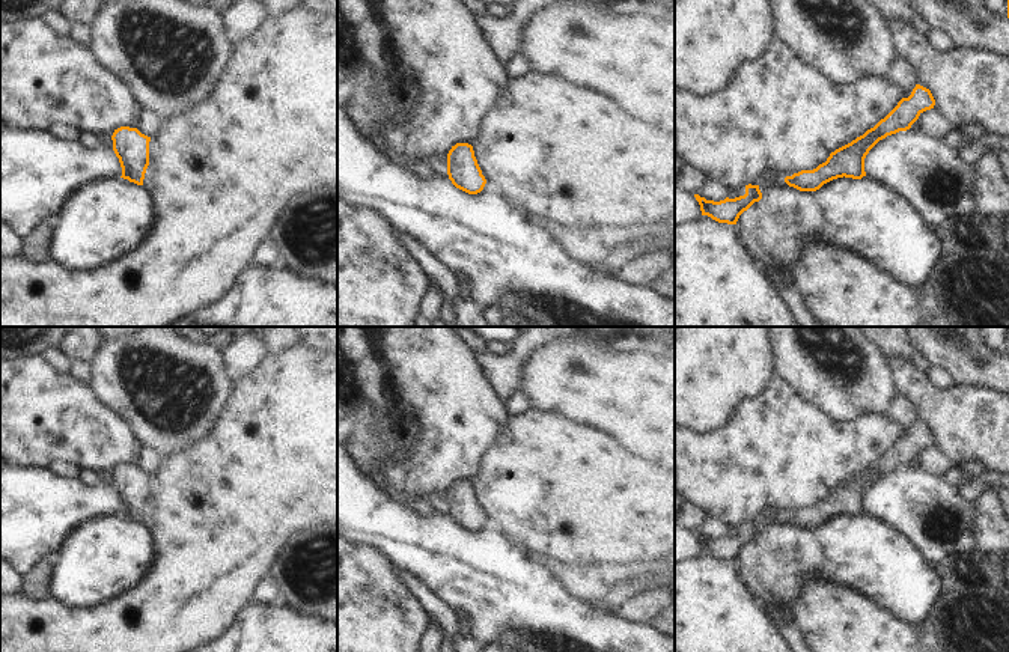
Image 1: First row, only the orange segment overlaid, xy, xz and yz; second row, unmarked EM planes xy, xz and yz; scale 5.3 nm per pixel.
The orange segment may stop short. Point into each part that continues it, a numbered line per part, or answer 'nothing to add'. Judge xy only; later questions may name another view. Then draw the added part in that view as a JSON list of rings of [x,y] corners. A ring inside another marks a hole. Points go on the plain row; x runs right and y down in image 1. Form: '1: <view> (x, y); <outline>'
nothing to add

